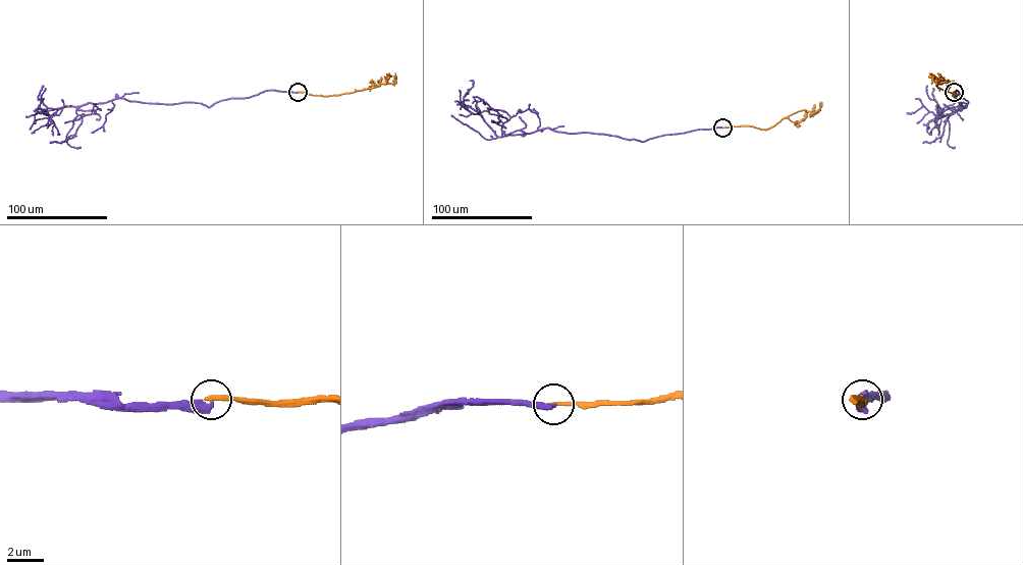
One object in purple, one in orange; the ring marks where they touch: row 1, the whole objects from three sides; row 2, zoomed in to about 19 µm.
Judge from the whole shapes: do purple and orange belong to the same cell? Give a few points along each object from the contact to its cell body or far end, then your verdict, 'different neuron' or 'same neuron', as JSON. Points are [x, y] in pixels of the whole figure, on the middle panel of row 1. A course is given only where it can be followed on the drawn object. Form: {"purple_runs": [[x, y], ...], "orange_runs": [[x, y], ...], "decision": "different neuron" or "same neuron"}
{"purple_runs": [[722, 127], [643, 141], [548, 127], [498, 137], [479, 113], [462, 102], [473, 86], [470, 81]], "orange_runs": [[722, 127], [747, 125], [766, 130], [802, 110], [814, 113], [819, 110], [820, 103]], "decision": "different neuron"}

